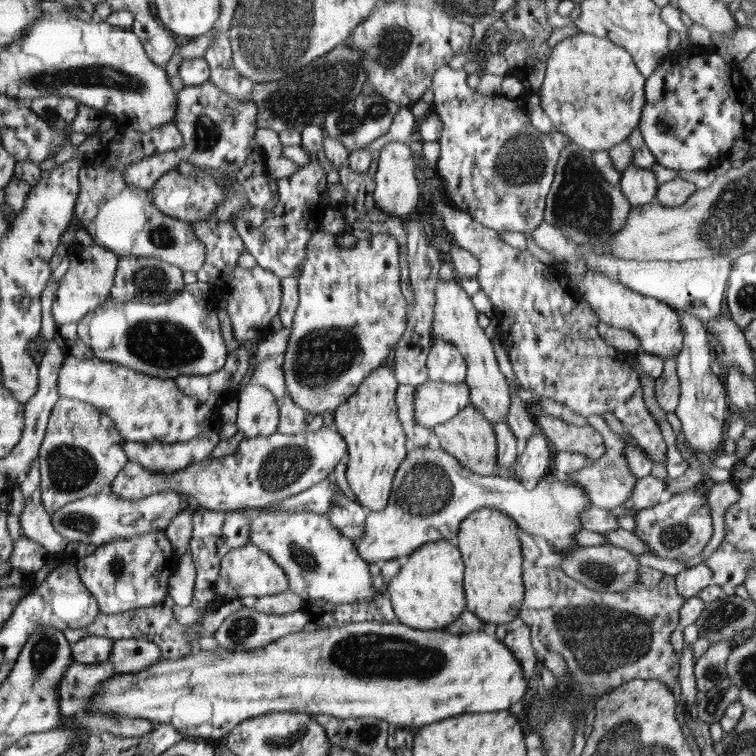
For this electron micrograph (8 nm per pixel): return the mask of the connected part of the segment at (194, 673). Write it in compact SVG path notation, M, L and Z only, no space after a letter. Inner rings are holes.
M362 621L350 622L348 625L340 625L339 627L321 627L314 631L300 631L287 634L286 637L279 638L278 641L272 642L268 646L258 649L249 650L230 650L224 647L216 647L212 650L202 650L199 652L190 653L179 659L163 659L160 658L152 667L144 669L141 672L133 674L118 673L111 678L102 682L99 688L95 691L93 702L89 708L80 714L101 715L104 717L126 717L140 718L149 720L153 723L169 724L177 732L190 737L201 737L204 739L220 739L226 737L235 729L240 722L254 717L260 717L264 714L276 712L302 712L312 716L326 714L332 717L341 719L362 718L380 718L386 722L391 722L396 728L407 728L417 731L424 726L431 725L438 721L447 720L450 717L460 716L462 714L482 714L494 713L500 710L510 708L514 703L517 703L526 695L528 680L524 679L522 667L519 666L518 659L512 654L508 647L500 642L500 639L495 636L494 624L486 624L479 631L469 633L450 634L446 630L418 630L411 626L406 626L400 622L384 623L378 621Z

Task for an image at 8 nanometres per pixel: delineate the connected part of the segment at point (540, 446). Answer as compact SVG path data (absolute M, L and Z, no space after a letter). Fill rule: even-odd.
M538 428L526 442L526 448L522 454L516 456L511 474L519 480L541 480L546 476L550 465L550 444L548 438Z

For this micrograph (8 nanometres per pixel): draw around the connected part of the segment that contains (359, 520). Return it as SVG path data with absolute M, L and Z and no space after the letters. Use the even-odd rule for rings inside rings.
M338 491L332 499L332 508L325 512L332 526L340 530L344 536L352 541L358 541L366 529L366 517L369 511L353 502L342 491Z

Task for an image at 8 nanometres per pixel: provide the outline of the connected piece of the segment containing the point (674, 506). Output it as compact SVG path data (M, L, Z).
M699 486L684 494L671 495L668 500L660 504L638 511L635 522L634 534L642 542L650 544L650 550L654 556L670 560L676 558L678 562L694 558L704 550L704 546L712 538L712 518L706 488Z

